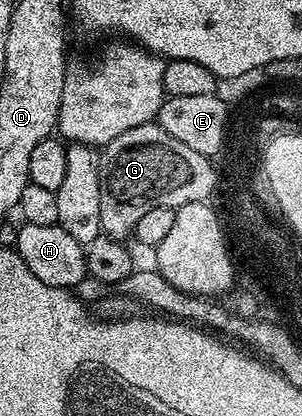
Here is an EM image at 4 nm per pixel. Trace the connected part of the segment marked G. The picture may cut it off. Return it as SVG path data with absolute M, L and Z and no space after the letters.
M158 122L137 125L137 129L121 133L121 137L101 151L102 234L120 241L126 240L134 232L137 221L141 221L141 216L149 213L149 209L157 209L157 205L177 208L202 203L212 192L212 182L211 166L189 150L189 145L165 133Z

